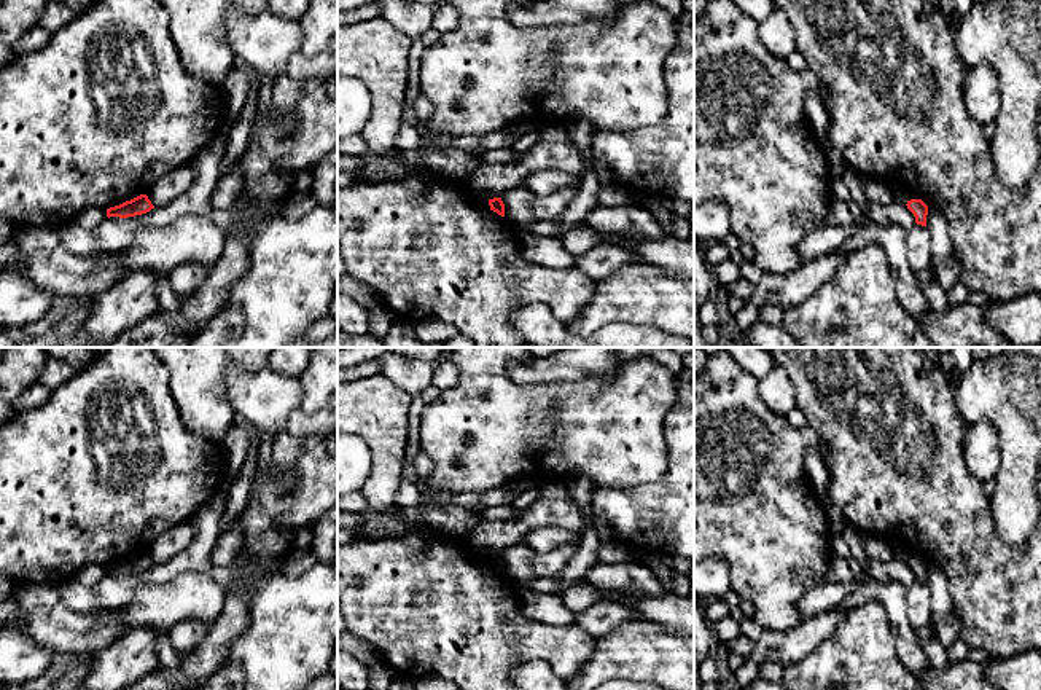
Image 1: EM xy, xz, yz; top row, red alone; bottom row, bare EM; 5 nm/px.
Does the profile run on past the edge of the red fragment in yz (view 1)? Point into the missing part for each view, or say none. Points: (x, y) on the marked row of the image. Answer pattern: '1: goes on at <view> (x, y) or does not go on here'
1: does not go on here

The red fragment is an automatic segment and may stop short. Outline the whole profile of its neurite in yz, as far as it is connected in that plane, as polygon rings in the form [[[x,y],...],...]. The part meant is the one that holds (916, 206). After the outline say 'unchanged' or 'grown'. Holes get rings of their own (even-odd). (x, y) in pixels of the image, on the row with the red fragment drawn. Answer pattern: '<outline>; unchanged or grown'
[[[910,199],[906,206],[914,214],[915,223],[926,226],[928,206],[922,199]]]; unchanged

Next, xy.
[[[140,194],[131,201],[126,201],[119,206],[107,209],[107,217],[119,217],[119,218],[127,218],[127,217],[135,217],[150,212],[154,209],[151,201],[148,199],[146,194]]]; unchanged

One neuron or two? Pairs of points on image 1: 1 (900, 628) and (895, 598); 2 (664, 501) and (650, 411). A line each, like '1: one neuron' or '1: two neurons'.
1: one neuron
2: two neurons

